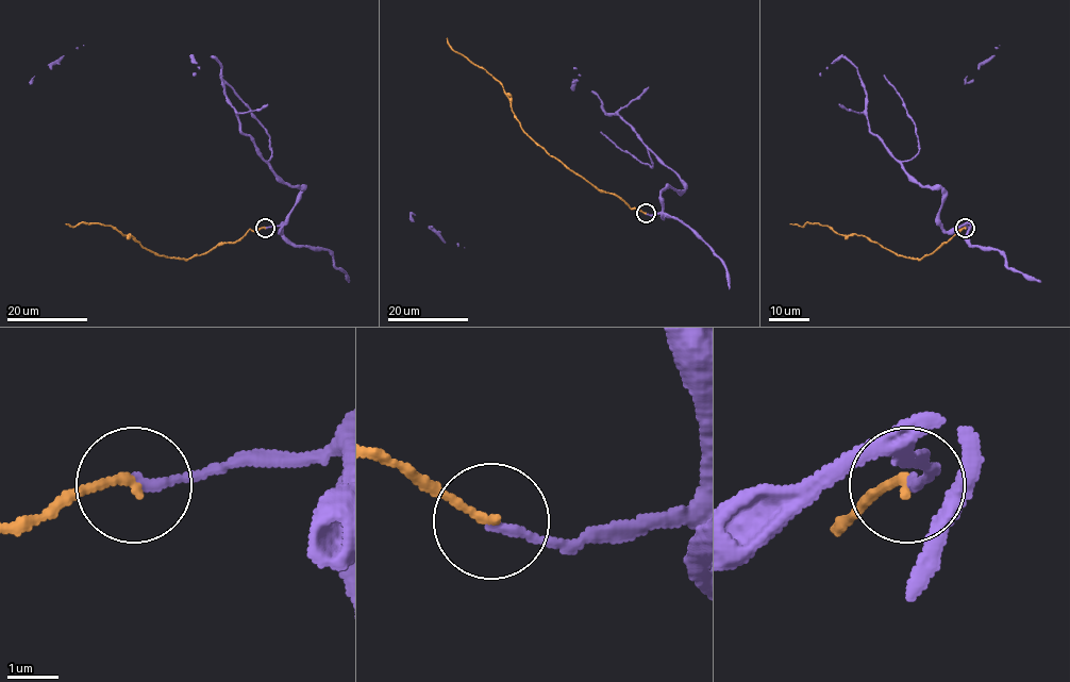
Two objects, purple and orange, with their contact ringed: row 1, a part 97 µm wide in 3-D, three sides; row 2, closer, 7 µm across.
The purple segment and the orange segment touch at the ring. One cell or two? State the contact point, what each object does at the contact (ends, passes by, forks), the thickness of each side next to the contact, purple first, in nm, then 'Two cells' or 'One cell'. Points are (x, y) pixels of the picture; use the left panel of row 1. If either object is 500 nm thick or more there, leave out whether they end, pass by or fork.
Place: (265, 228). At the ring purple ends. At the ring orange ends. Thickness 190 nm (purple) against 150 nm. One cell

